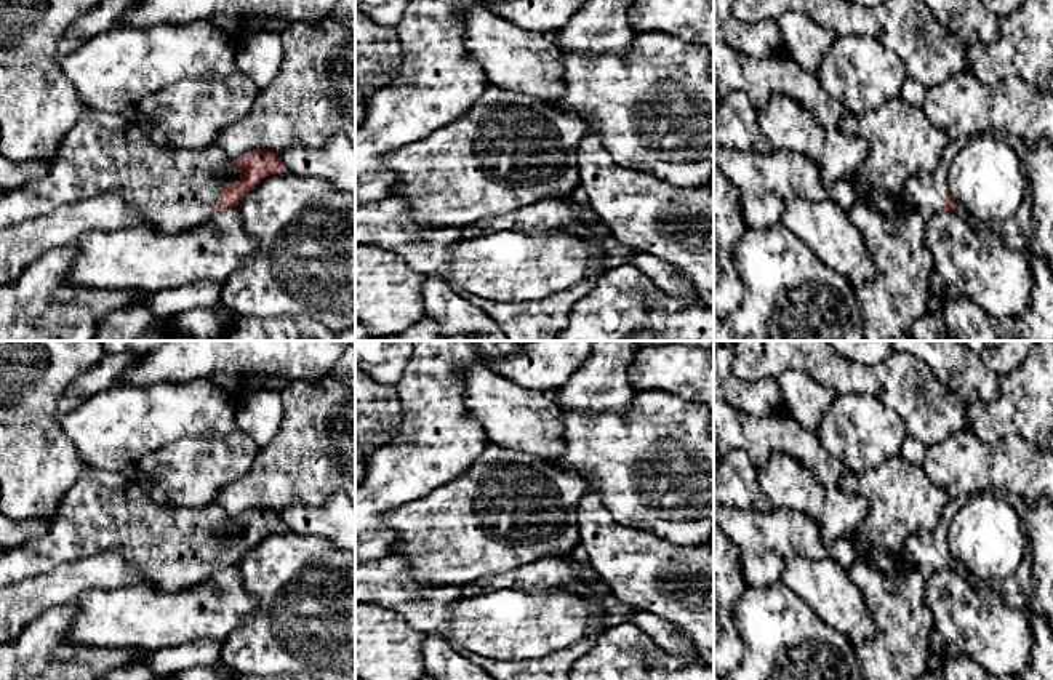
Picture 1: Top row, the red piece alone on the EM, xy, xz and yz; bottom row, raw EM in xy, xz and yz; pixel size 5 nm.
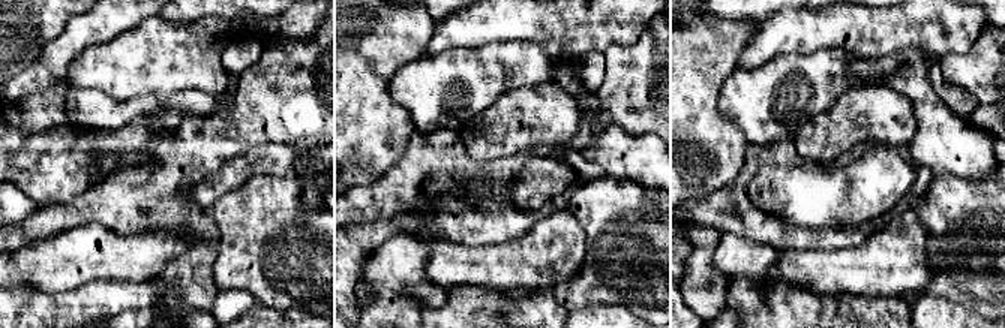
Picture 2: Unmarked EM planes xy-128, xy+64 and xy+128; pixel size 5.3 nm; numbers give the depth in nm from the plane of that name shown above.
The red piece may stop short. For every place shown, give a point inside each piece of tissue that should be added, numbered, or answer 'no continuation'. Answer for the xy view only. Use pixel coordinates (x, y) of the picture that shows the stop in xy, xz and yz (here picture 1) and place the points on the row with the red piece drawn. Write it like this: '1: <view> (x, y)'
1: xy (175, 189)

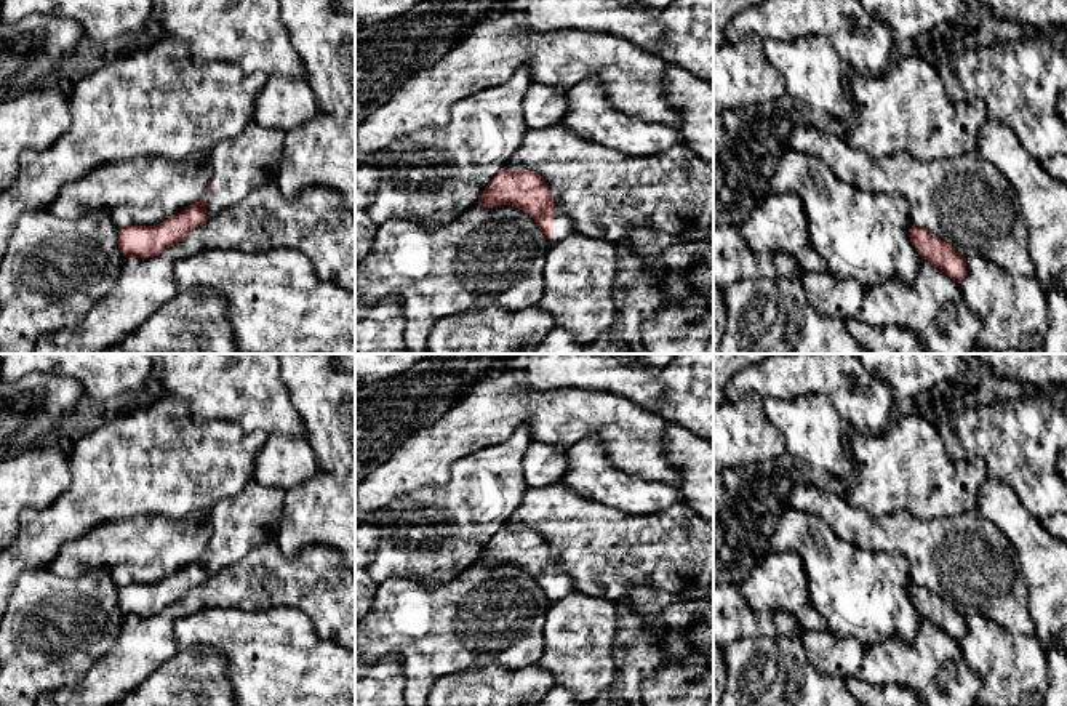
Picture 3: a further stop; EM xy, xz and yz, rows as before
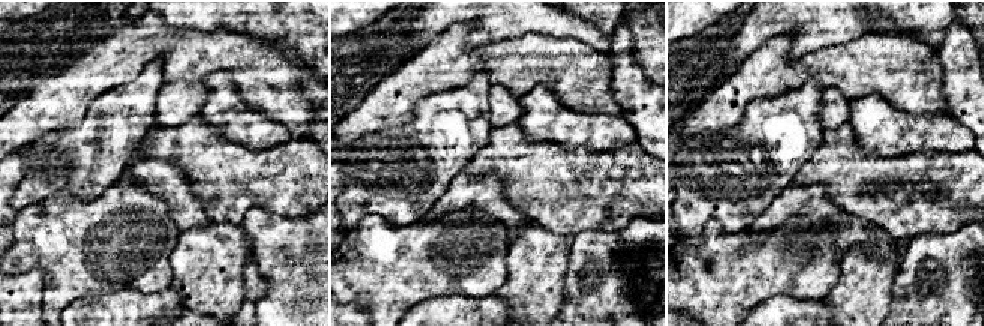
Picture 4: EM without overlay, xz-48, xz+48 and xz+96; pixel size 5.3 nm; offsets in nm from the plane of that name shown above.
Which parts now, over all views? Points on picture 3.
1: xz (563, 226)

